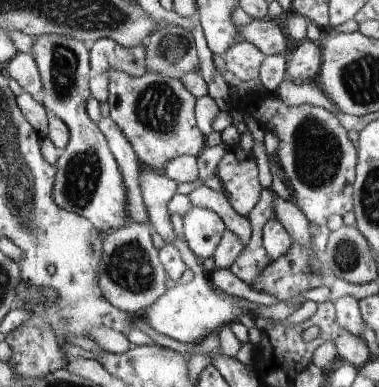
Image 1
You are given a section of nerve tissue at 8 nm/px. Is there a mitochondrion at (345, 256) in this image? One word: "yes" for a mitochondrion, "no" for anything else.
yes

